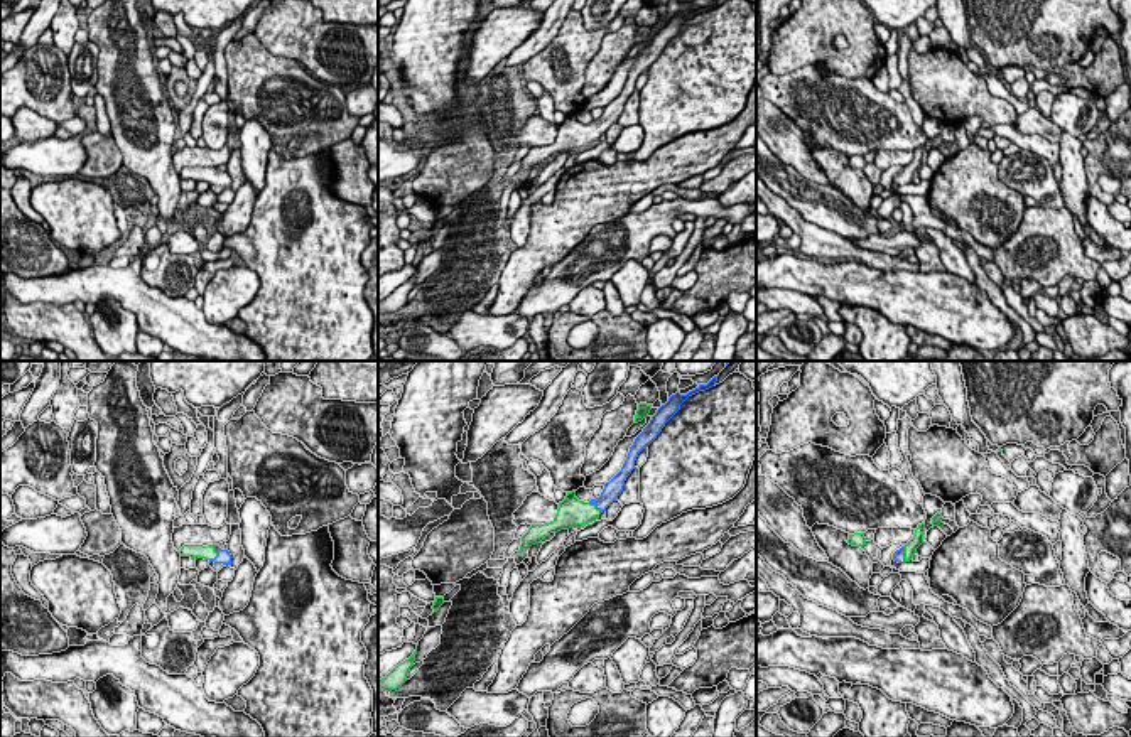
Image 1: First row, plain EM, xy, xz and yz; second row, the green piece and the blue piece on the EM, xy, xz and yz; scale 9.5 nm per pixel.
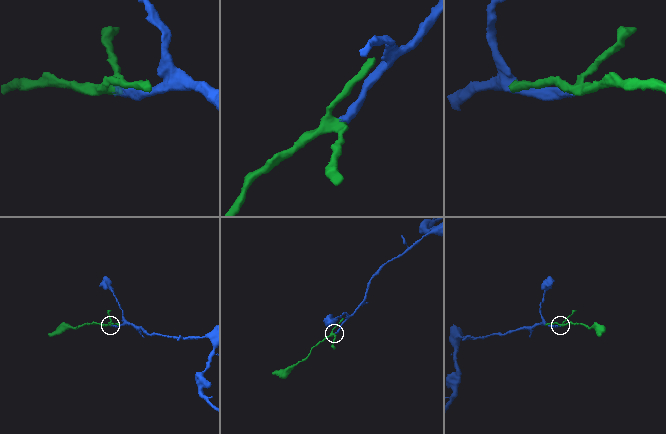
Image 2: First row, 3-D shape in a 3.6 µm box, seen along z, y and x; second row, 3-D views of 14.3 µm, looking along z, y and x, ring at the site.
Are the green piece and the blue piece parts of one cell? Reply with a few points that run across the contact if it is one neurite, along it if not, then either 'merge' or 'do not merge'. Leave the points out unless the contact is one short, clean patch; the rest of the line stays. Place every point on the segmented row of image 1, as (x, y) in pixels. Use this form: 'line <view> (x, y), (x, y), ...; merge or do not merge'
line xy (196, 552), (216, 554), (223, 557); merge

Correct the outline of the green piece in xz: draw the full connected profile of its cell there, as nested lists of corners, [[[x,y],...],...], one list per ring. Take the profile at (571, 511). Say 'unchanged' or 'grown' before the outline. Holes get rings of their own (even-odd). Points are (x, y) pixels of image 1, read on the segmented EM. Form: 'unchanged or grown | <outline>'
grown | [[[714,376],[707,385],[699,385],[687,395],[680,395],[679,391],[672,395],[668,401],[657,410],[643,432],[635,438],[621,471],[609,482],[604,484],[601,496],[591,499],[589,503],[584,503],[576,498],[576,491],[567,492],[566,499],[559,503],[557,514],[550,523],[532,525],[528,528],[528,531],[522,536],[522,545],[518,551],[530,550],[532,545],[542,543],[542,540],[550,533],[596,521],[599,514],[606,511],[606,508],[621,494],[626,477],[635,469],[635,460],[638,454],[657,438],[665,423],[680,410],[680,405],[689,396],[712,388],[716,381],[717,376]]]

